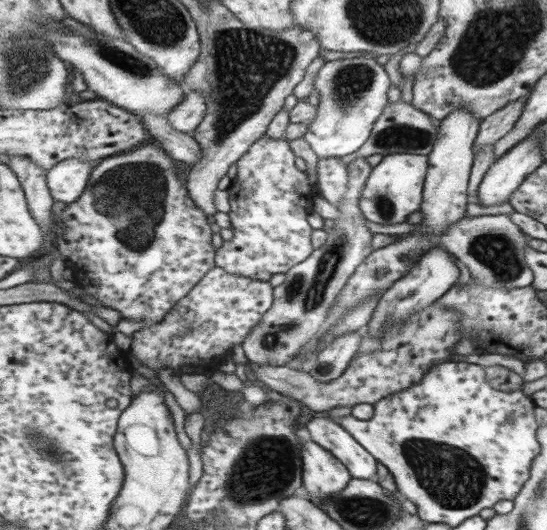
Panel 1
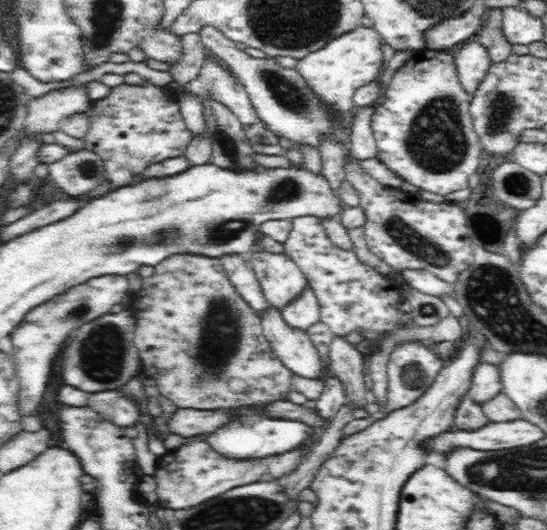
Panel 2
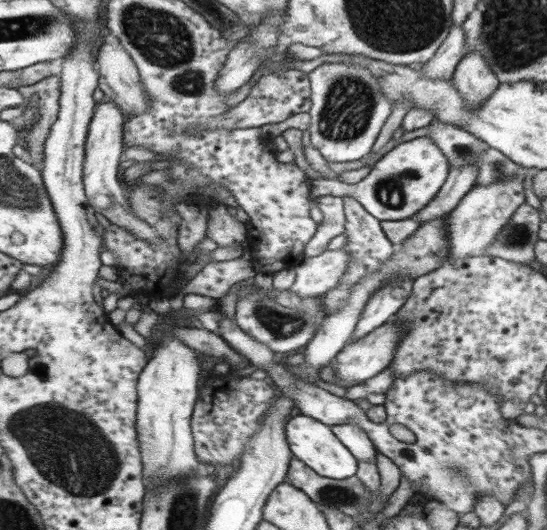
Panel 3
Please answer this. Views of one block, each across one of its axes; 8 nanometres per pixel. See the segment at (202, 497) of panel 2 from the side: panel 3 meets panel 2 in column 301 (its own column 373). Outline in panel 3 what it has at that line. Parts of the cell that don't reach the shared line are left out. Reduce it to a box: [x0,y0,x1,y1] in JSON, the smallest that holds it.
[331,424,378,462]

